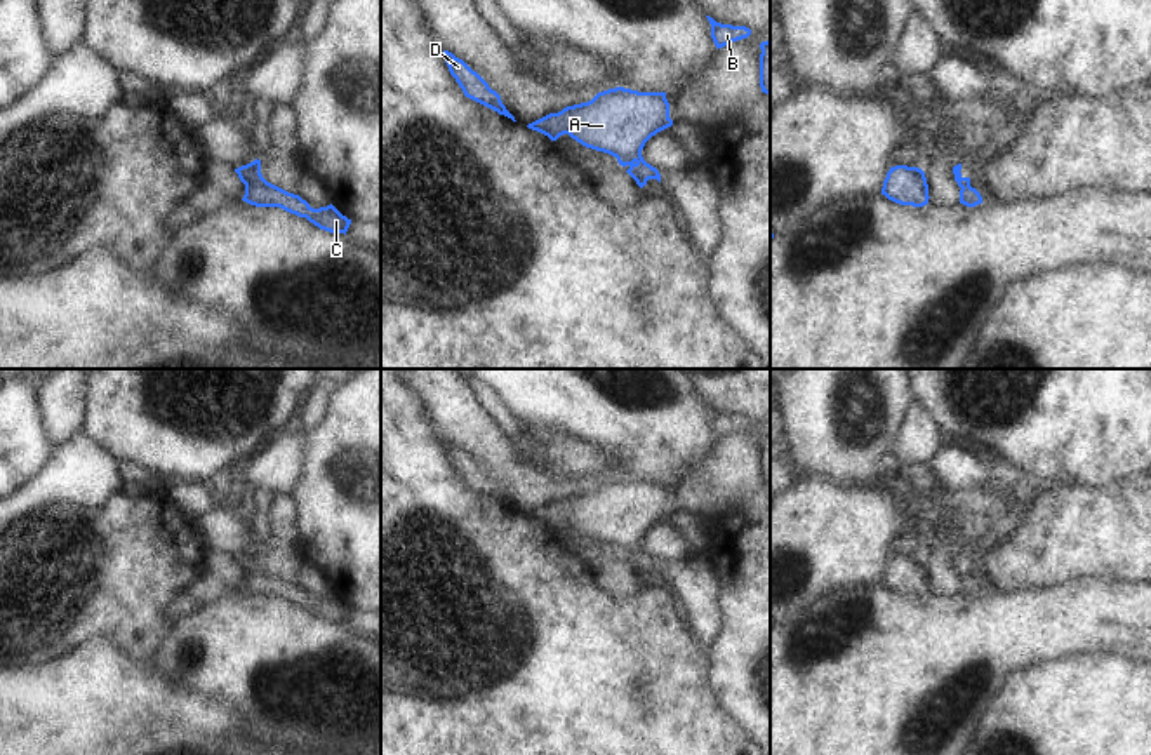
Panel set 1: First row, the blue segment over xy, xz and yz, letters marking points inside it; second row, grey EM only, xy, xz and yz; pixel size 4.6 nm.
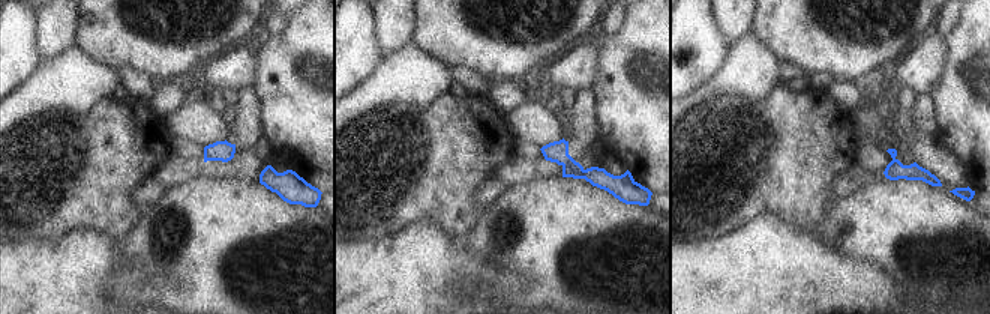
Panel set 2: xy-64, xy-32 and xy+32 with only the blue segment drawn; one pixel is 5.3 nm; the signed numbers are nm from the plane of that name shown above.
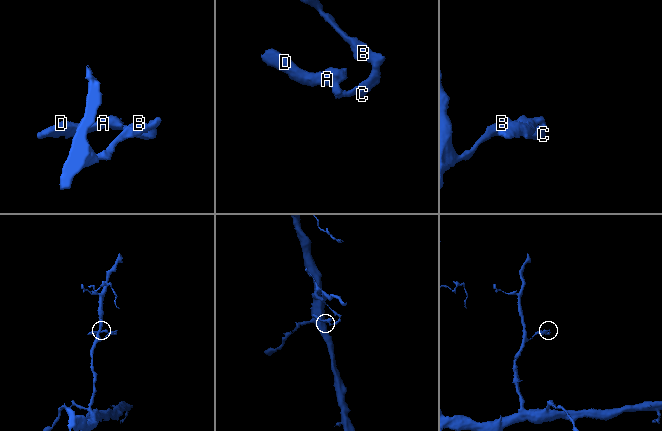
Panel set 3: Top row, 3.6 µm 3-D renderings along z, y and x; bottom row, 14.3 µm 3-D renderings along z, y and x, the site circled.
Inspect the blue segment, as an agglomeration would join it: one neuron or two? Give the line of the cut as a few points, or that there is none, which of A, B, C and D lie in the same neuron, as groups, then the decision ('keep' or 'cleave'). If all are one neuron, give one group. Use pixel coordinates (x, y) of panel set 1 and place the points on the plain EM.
cut in xy along (273, 574), (246, 576); A D / B C; cleave

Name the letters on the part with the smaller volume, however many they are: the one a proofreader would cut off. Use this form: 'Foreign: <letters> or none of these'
Foreign: A, D

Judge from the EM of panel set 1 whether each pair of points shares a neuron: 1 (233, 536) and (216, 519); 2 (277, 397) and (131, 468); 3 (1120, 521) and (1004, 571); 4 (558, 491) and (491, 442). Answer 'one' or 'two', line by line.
1: one
2: two
3: one
4: one

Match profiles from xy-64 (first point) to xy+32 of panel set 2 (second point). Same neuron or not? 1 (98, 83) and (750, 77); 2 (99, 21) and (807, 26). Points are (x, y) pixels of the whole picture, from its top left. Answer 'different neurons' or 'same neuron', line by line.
1: same neuron
2: same neuron

